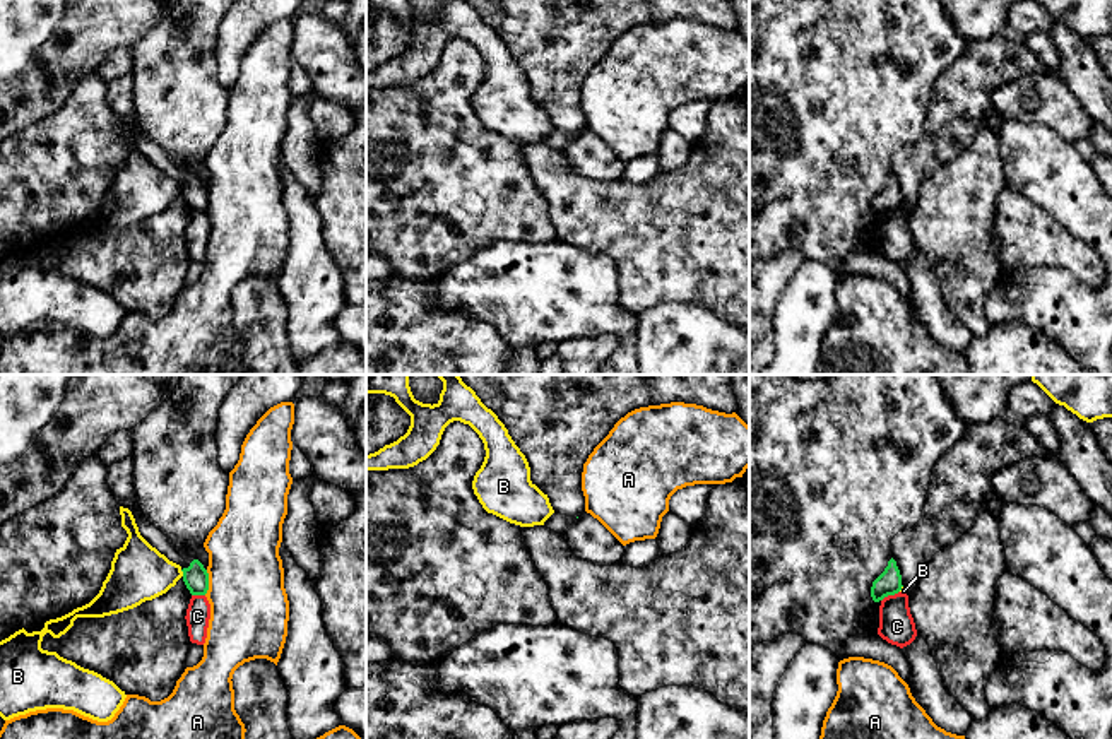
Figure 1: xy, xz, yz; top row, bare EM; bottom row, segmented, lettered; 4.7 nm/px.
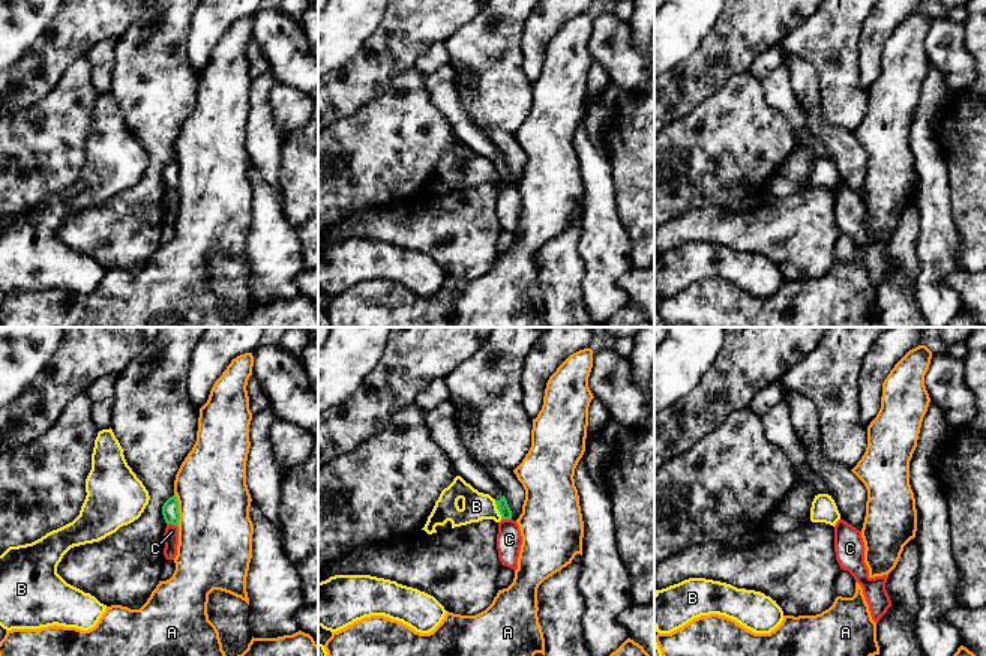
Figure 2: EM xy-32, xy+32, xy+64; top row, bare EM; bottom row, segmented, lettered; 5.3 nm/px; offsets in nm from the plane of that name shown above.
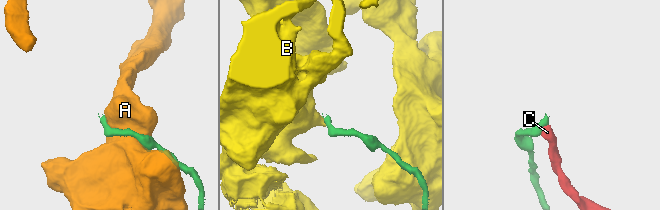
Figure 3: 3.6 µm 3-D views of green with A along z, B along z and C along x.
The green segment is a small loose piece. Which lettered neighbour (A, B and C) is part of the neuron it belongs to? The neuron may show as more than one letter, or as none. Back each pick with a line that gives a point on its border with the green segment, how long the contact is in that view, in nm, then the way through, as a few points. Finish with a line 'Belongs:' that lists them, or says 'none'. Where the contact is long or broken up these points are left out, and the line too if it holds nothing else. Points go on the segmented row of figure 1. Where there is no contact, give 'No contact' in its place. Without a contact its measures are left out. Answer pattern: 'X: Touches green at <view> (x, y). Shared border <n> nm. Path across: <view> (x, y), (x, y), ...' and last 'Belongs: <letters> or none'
Belongs: none

